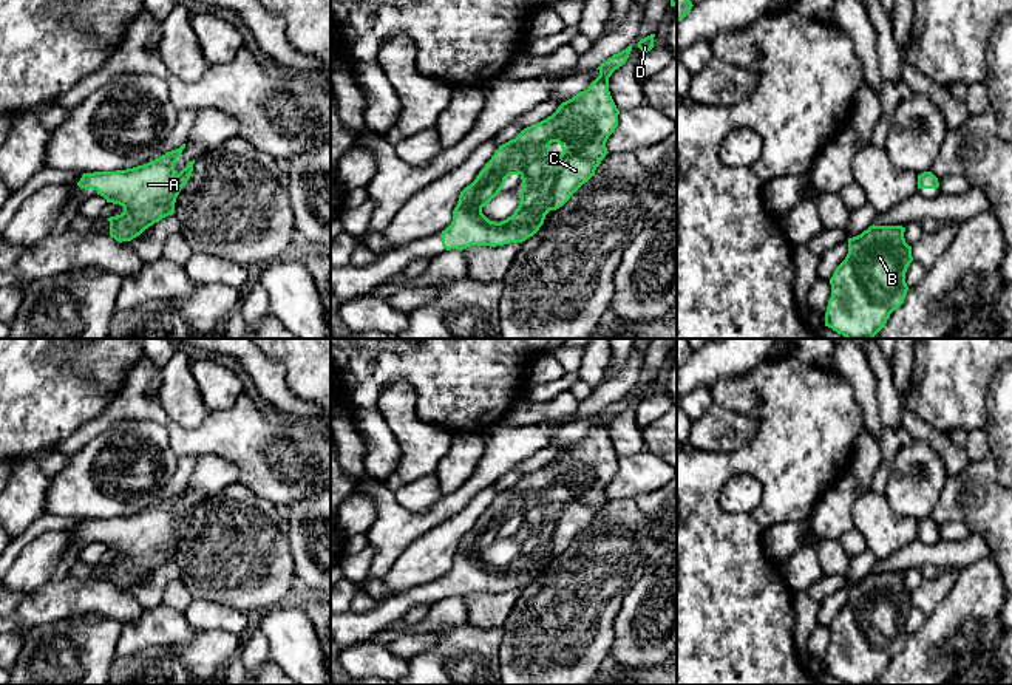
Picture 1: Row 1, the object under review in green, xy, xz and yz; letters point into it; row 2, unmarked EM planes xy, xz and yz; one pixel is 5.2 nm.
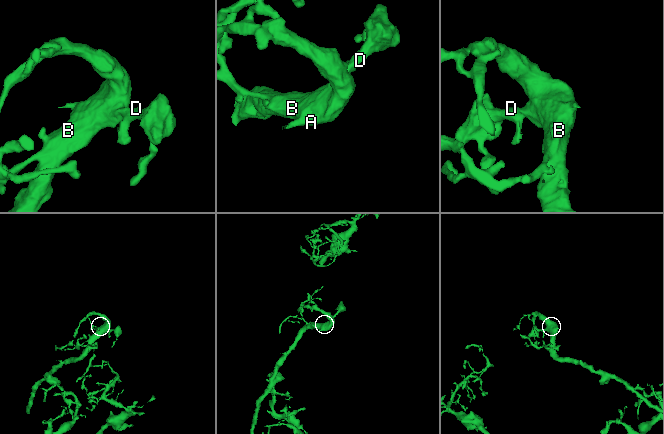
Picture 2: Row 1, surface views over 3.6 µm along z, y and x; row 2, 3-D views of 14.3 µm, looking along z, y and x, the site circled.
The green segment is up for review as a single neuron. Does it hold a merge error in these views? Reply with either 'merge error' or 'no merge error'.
no merge error

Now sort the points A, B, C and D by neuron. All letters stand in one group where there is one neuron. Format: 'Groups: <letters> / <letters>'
Groups: A B C D

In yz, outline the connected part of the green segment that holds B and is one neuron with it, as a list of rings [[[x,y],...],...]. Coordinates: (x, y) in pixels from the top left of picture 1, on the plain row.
[[[870,572],[861,581],[848,584],[848,600],[830,625],[831,643],[825,659],[825,673],[845,685],[873,685],[890,660],[904,649],[908,632],[905,619],[912,592],[904,584],[902,572]]]

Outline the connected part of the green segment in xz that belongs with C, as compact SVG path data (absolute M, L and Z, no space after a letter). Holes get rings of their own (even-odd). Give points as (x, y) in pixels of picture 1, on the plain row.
M632 390L596 414L599 422L587 436L562 448L547 465L524 475L514 486L499 492L476 526L460 538L453 567L442 577L442 592L447 597L525 588L539 577L550 557L562 554L595 521L609 499L606 489L618 473L620 456L610 442L609 424L626 410L630 397ZM510 521L519 521L522 526L521 549L507 566L490 567L482 555L501 538Z

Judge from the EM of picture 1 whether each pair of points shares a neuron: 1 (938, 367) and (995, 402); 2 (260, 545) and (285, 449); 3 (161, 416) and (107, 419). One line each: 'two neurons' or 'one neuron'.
1: two neurons
2: two neurons
3: one neuron

